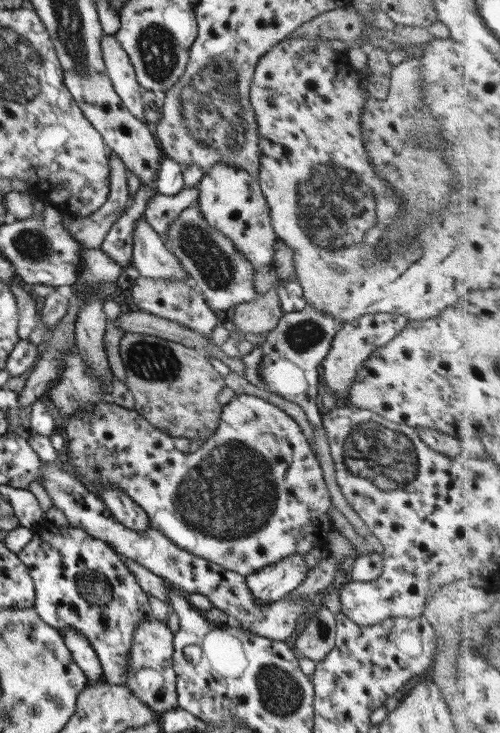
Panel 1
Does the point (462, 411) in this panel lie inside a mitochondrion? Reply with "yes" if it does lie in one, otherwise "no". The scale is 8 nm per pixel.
no

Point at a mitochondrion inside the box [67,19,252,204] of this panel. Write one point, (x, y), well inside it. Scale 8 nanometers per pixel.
(157, 47)

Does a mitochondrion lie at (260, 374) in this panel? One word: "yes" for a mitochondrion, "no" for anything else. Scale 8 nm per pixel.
no

